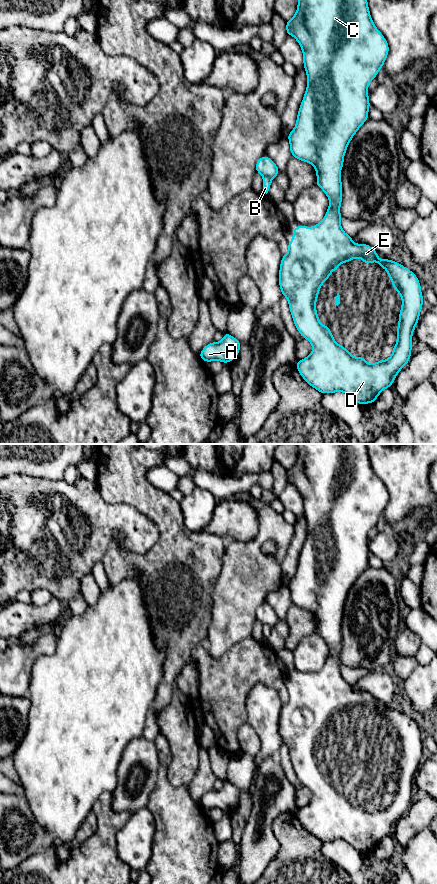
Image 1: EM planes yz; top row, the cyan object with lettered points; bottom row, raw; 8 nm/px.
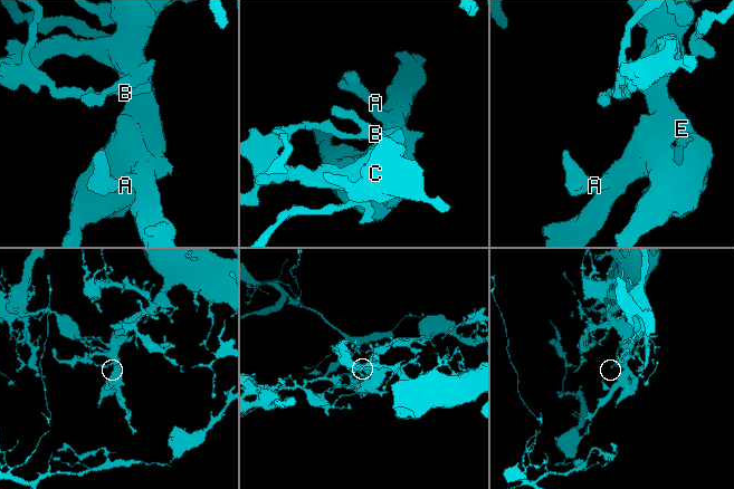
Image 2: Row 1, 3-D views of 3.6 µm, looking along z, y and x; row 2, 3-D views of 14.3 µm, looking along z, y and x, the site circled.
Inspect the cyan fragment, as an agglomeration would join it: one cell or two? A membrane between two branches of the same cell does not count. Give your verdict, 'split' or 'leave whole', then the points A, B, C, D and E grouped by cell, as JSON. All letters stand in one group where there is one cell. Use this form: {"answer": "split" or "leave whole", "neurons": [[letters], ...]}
{"answer": "split", "neurons": [["A", "C", "D", "E"], ["B"]]}

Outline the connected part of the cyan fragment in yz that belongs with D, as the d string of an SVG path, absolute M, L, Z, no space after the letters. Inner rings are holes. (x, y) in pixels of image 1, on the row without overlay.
M298 444L297 459L293 466L286 470L287 483L292 483L303 500L303 514L307 521L307 536L298 558L296 574L287 583L290 600L293 605L312 612L317 622L316 633L329 646L329 656L323 668L308 676L300 673L293 677L292 689L288 690L288 701L283 703L279 718L281 741L288 747L290 761L301 785L306 786L313 794L311 802L298 808L296 815L303 827L320 841L344 840L359 853L373 851L380 841L390 836L400 818L409 810L412 797L412 782L415 778L423 754L421 734L416 723L398 710L389 707L378 707L377 700L367 692L355 692L340 672L340 654L342 650L342 630L340 620L344 603L349 590L363 571L369 567L368 532L383 515L388 504L389 494L385 485L374 473L370 464L366 444ZM354 706L361 706L367 713L377 710L387 722L396 740L401 743L402 755L399 761L397 790L393 801L387 808L368 812L365 805L353 805L343 793L336 791L328 774L323 774L316 759L316 749L321 733L329 727L330 722L342 711Z

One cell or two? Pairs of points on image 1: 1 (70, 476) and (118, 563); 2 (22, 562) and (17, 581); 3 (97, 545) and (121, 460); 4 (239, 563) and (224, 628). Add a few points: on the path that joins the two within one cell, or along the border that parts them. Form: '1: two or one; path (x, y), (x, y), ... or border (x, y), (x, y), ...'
1: two; border (109, 547), (102, 561)
2: one; path (17, 567), (17, 576)
3: two; border (97, 484), (106, 502), (129, 504), (132, 507)
4: one; path (239, 579), (239, 591), (236, 596), (233, 612)

